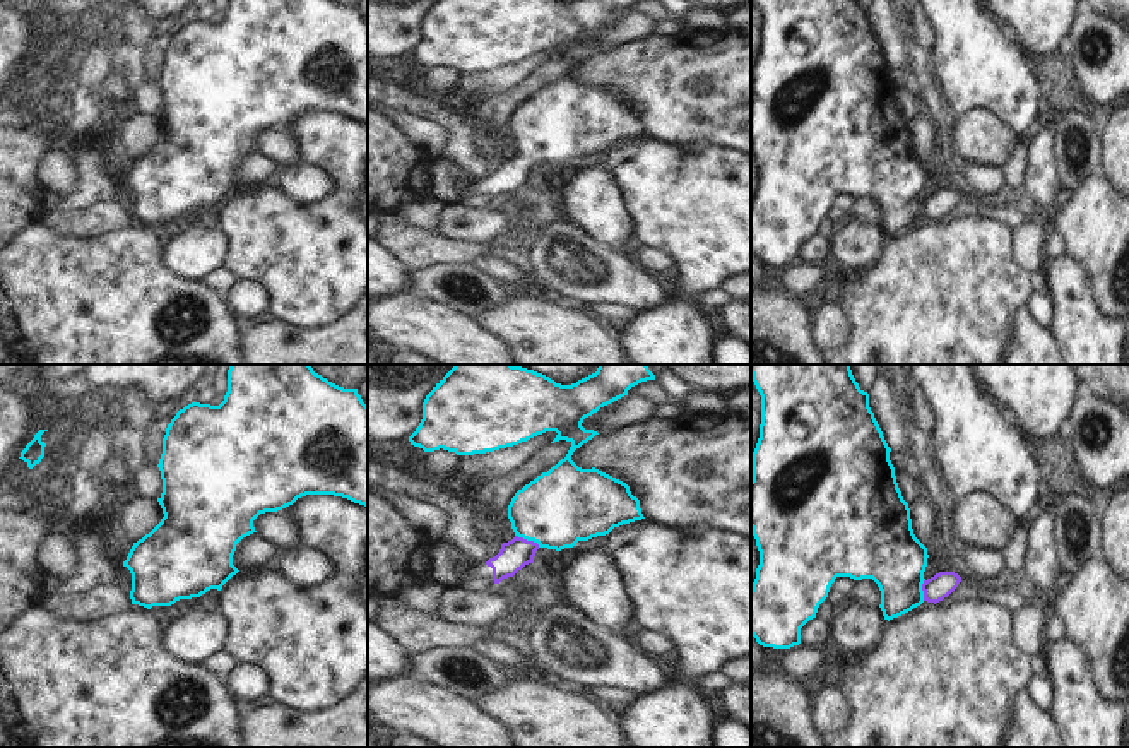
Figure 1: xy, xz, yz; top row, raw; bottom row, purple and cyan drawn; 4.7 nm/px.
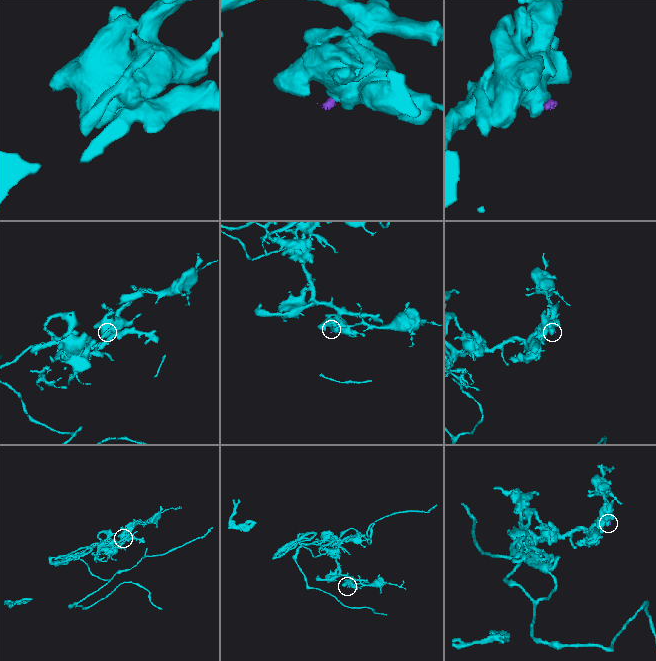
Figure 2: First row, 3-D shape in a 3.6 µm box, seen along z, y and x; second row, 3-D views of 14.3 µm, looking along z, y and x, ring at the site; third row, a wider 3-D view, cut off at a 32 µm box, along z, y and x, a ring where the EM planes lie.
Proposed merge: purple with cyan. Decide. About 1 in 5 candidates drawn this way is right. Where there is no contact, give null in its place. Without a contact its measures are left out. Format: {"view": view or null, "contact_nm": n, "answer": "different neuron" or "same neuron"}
{"view": "xz", "contact_nm": 130, "answer": "same neuron"}

